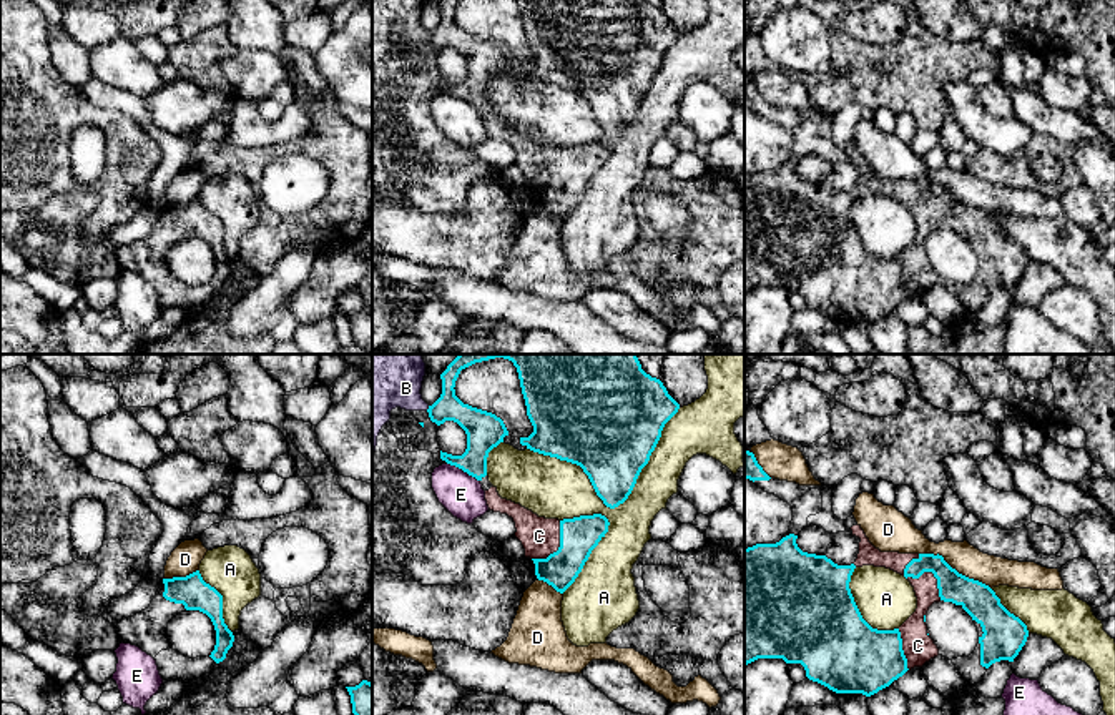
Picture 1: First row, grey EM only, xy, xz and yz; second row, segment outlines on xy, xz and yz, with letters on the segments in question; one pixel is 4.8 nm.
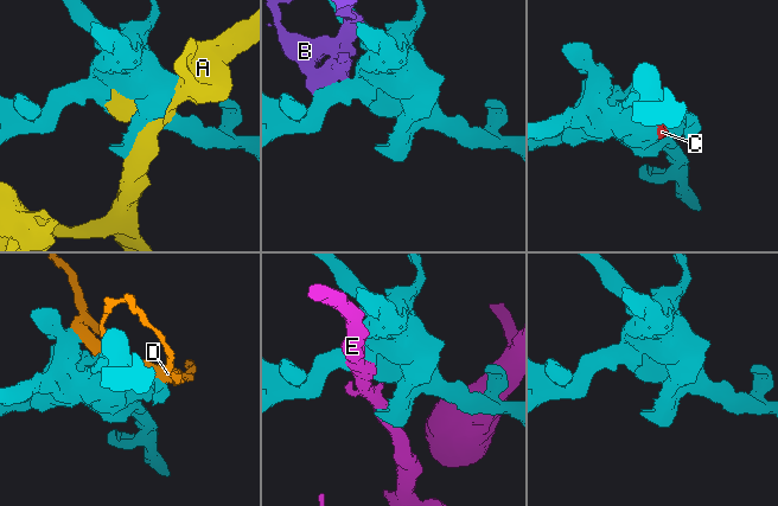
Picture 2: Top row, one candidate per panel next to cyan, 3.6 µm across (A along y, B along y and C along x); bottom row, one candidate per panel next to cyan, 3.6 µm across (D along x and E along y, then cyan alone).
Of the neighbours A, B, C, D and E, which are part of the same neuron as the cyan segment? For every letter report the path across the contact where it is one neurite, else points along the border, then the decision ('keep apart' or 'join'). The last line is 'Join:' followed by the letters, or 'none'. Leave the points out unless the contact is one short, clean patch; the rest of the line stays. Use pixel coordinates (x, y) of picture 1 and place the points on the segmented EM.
A: keep apart
B: keep apart
C: join
D: keep apart
E: keep apart
Join: C

